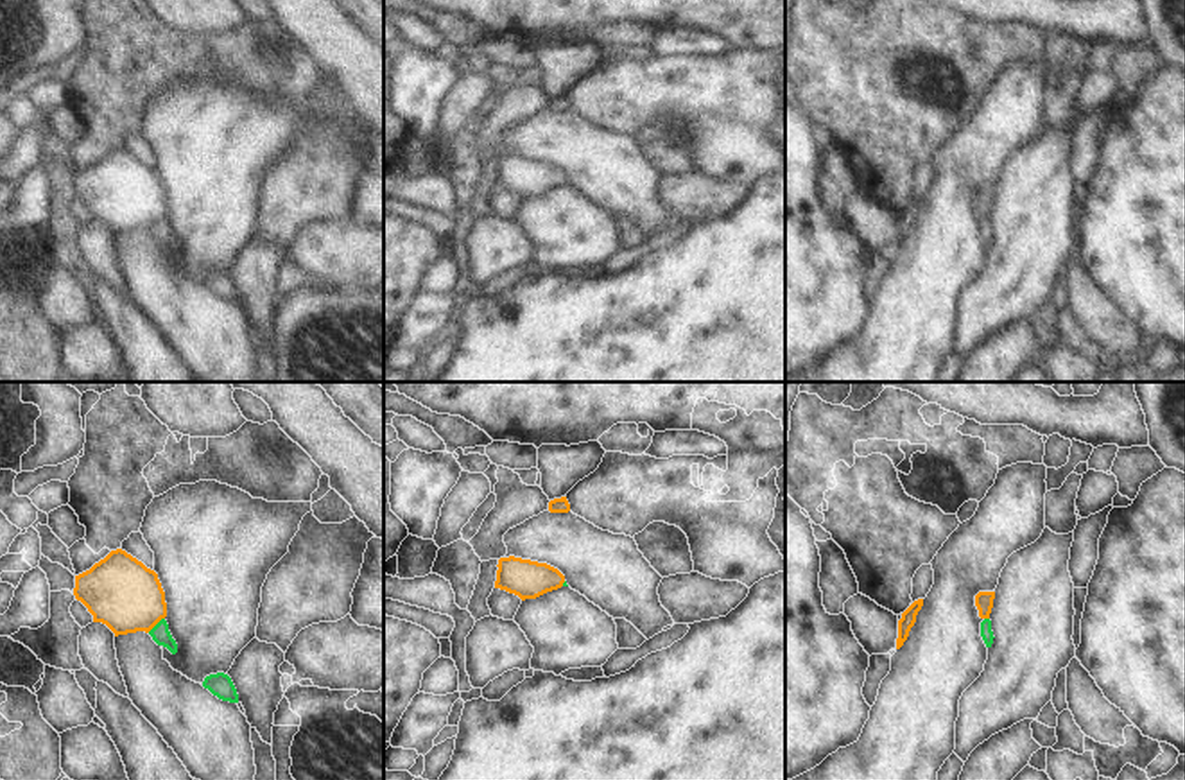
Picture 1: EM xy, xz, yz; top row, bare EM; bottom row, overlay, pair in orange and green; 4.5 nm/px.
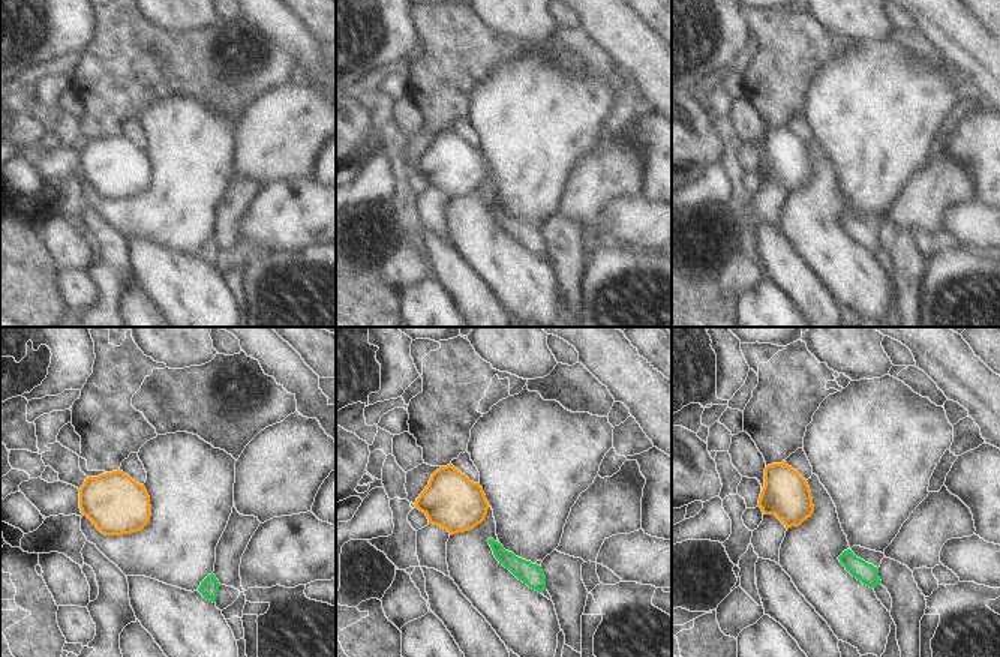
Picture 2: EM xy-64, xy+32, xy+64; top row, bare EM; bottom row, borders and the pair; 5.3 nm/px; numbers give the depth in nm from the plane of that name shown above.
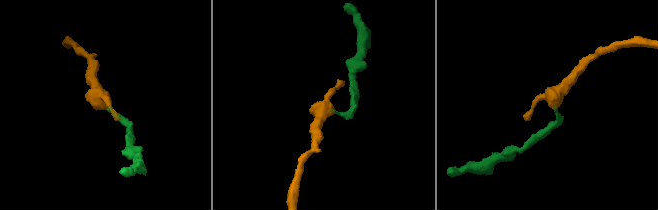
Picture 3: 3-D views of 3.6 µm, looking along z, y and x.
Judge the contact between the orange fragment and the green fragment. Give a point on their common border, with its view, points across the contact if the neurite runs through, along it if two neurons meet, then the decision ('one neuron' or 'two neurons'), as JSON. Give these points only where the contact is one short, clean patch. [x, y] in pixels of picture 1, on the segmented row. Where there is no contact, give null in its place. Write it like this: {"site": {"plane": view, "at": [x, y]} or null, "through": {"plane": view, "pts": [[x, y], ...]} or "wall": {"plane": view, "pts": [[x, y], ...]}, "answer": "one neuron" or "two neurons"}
{"site": {"plane": "xy", "at": [155, 624]}, "through": {"plane": "xy", "pts": [[121, 592], [155, 624], [160, 633]]}, "answer": "one neuron"}

